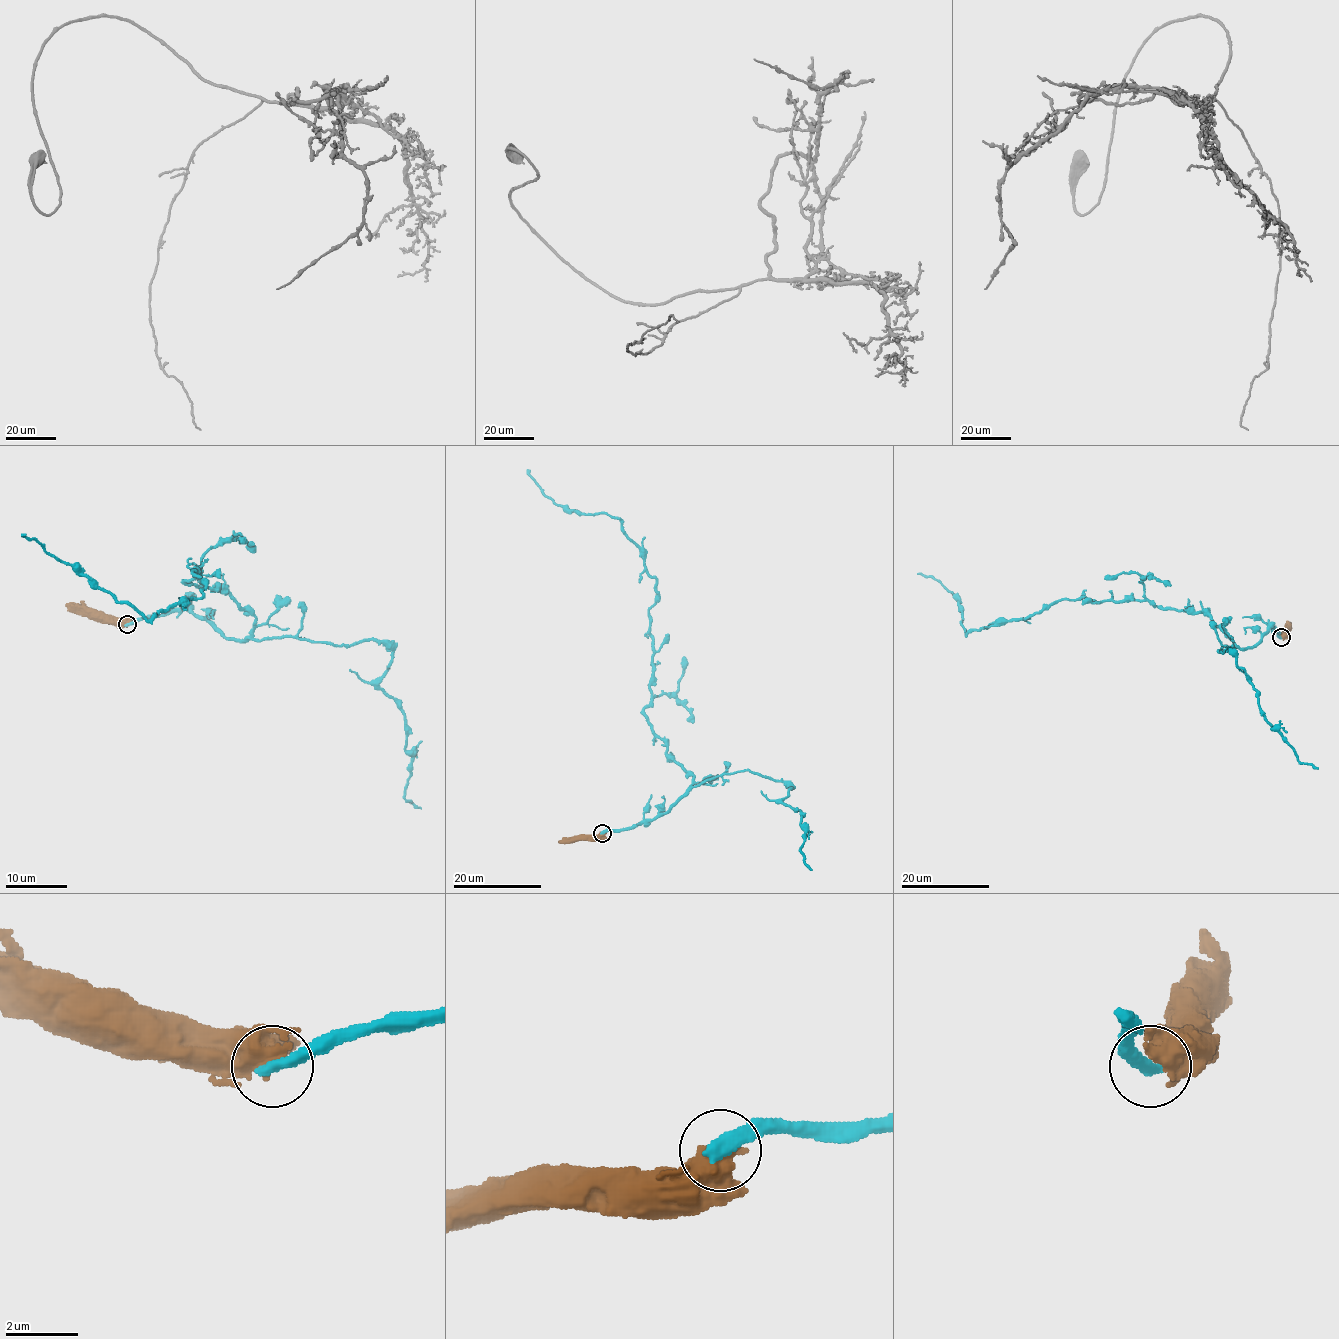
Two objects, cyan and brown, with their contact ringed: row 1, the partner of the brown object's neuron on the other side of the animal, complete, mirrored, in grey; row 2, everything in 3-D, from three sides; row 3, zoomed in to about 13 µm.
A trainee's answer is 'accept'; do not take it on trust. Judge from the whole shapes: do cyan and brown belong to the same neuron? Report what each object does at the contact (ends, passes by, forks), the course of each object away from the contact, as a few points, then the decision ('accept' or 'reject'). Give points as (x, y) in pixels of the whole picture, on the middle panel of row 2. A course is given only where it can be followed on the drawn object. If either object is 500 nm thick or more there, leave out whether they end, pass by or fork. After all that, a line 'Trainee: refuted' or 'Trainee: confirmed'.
course cyan (602, 833), (664, 814), (694, 777), (644, 713), (656, 579), (618, 518), (567, 511), (527, 470); course brown (602, 833), (558, 842); reject
Trainee: refuted

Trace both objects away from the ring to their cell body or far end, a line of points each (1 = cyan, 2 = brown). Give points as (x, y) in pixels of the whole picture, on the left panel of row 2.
1: (127, 625), (189, 609), (245, 640), (256, 618), (186, 583), (195, 567), (203, 595), (149, 620), (22, 535)
2: (127, 623), (119, 618), (88, 617), (73, 612), (65, 605)

